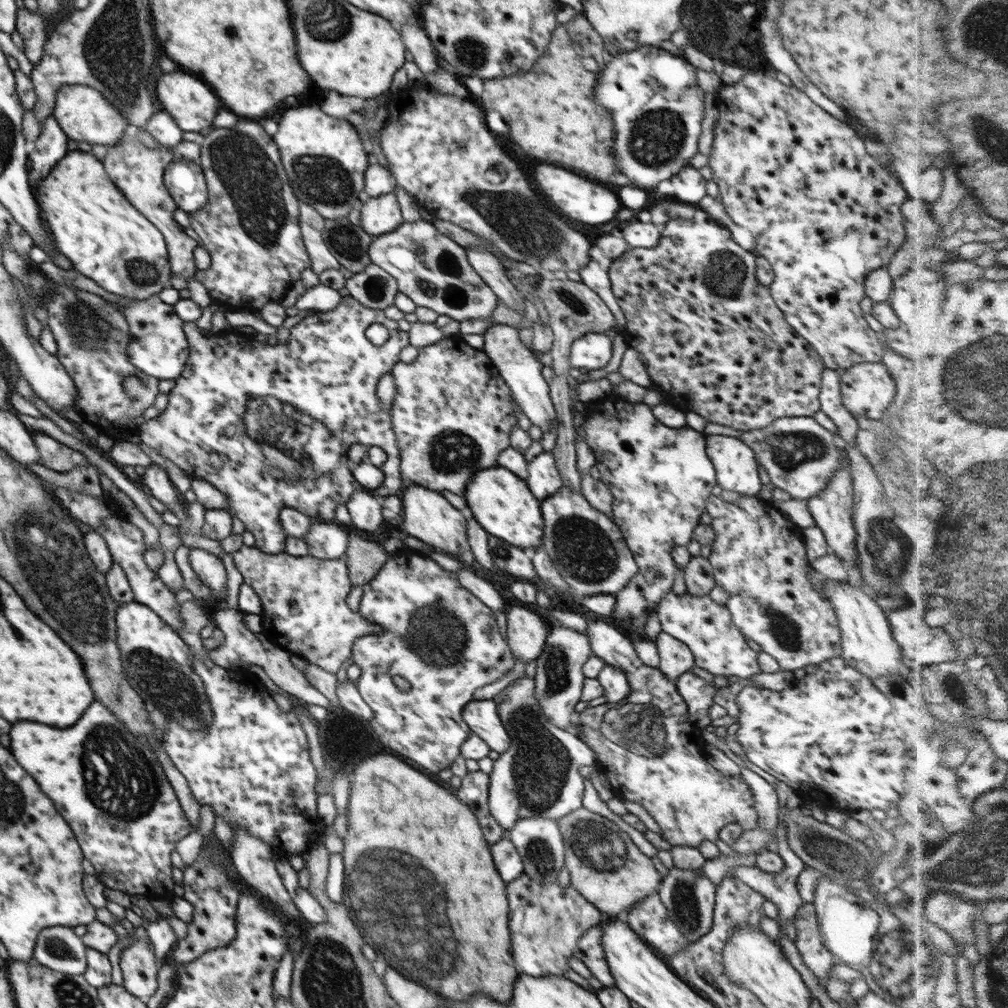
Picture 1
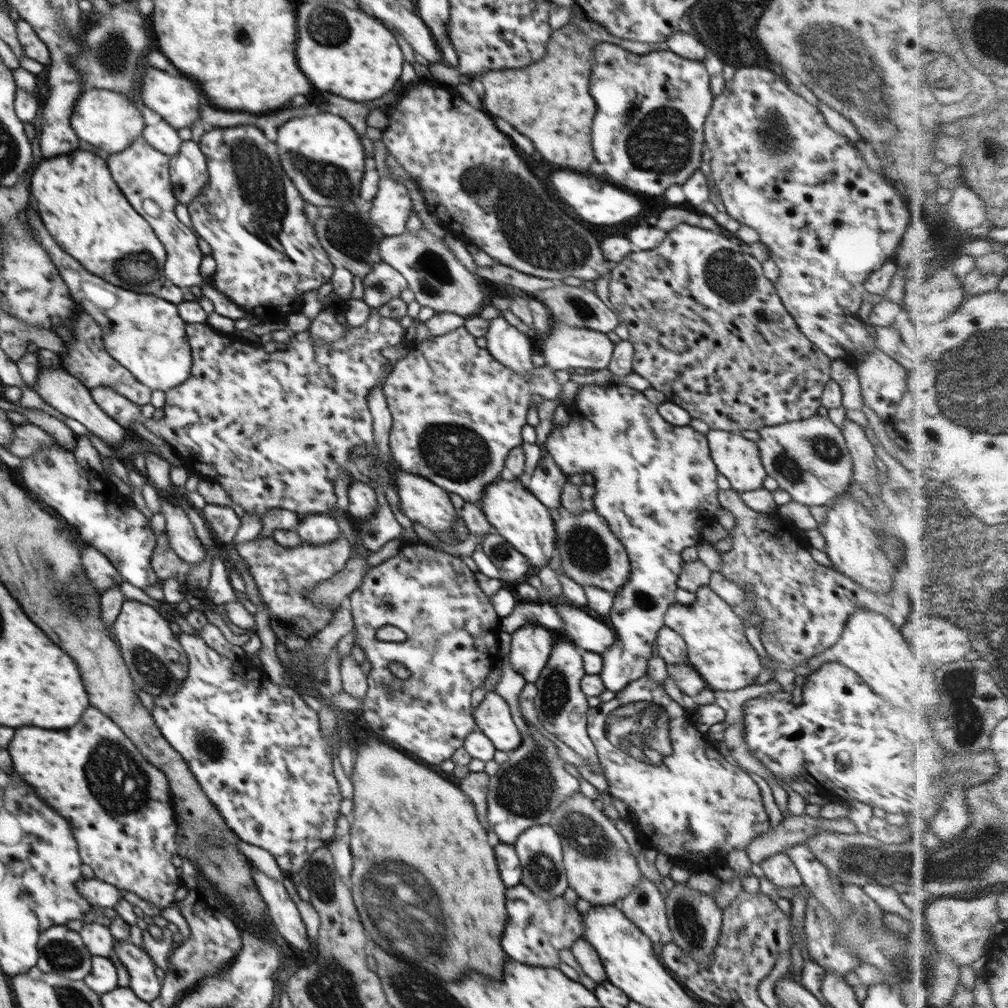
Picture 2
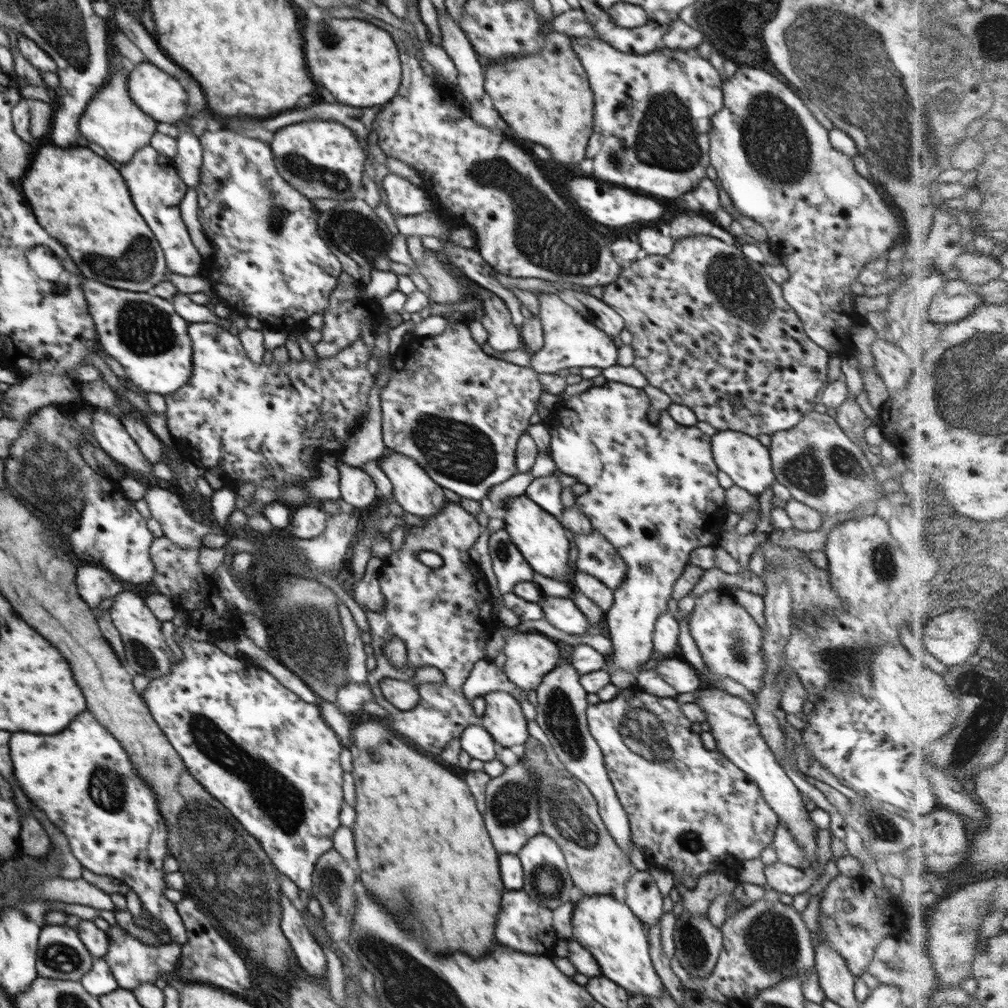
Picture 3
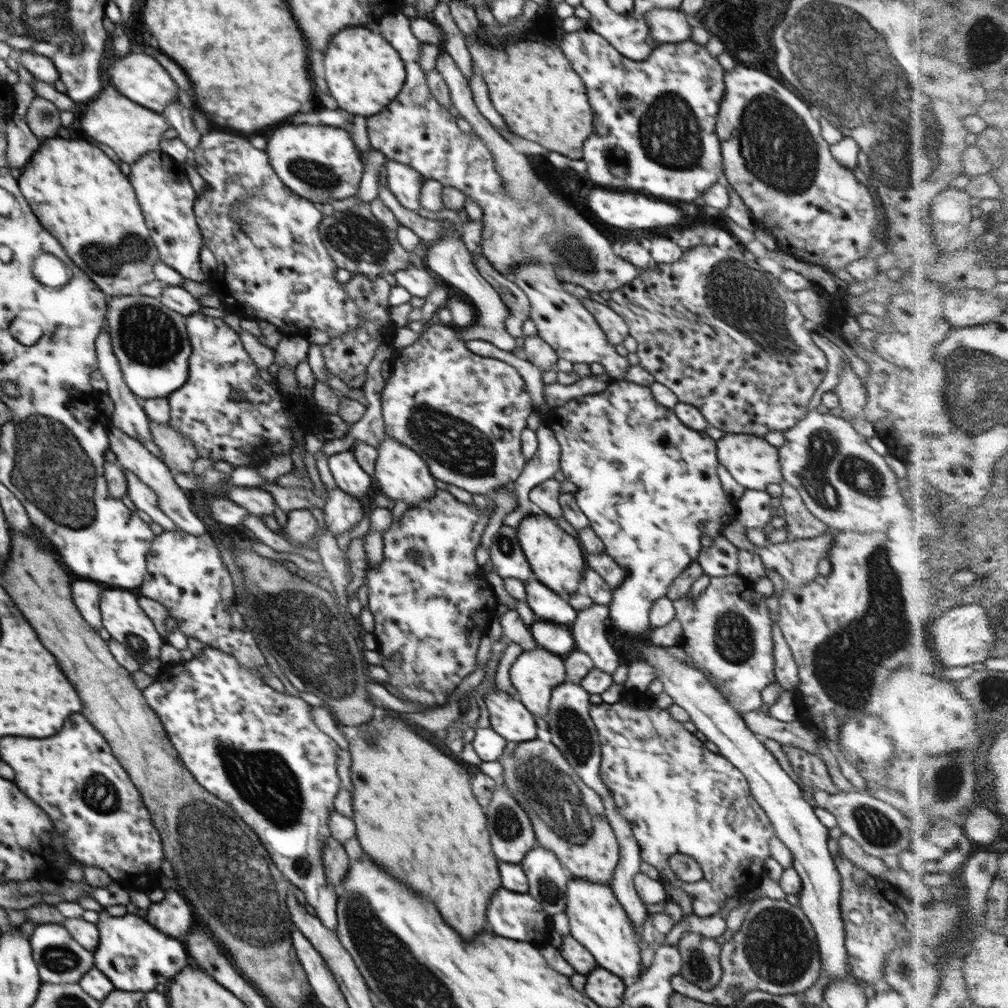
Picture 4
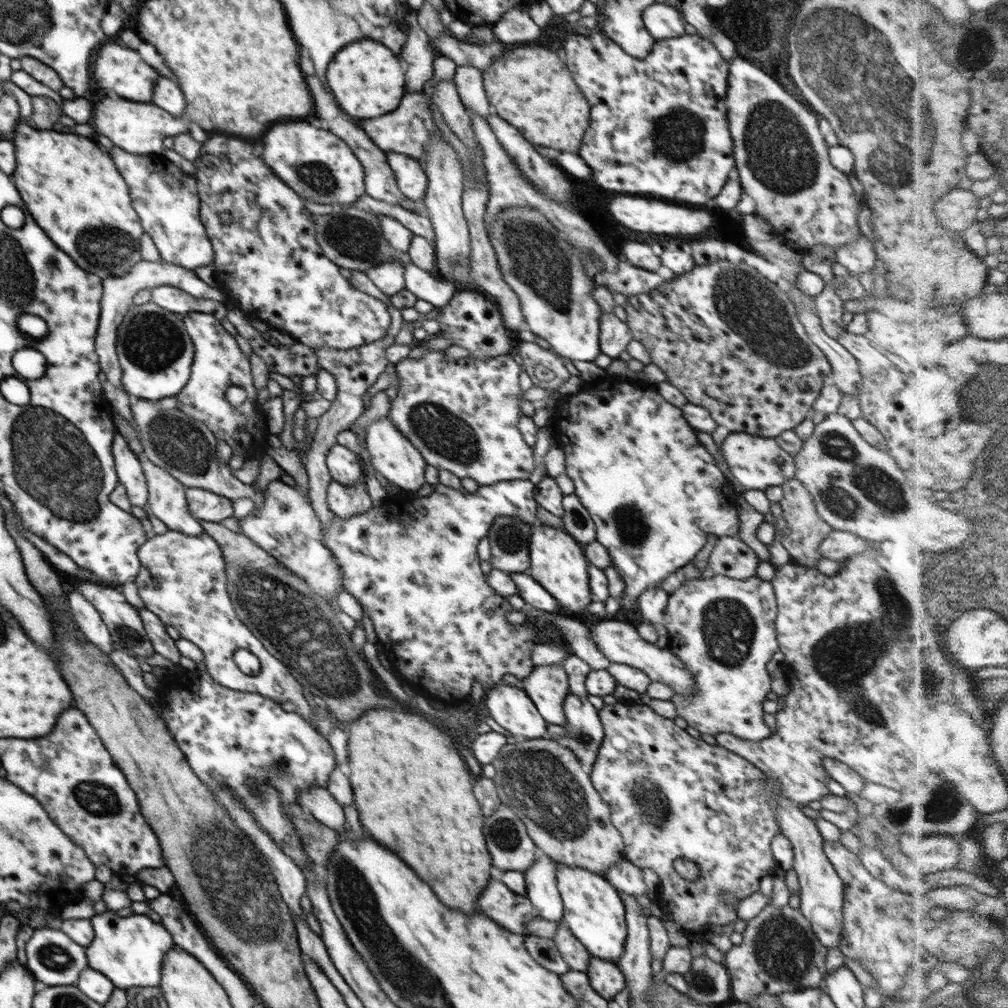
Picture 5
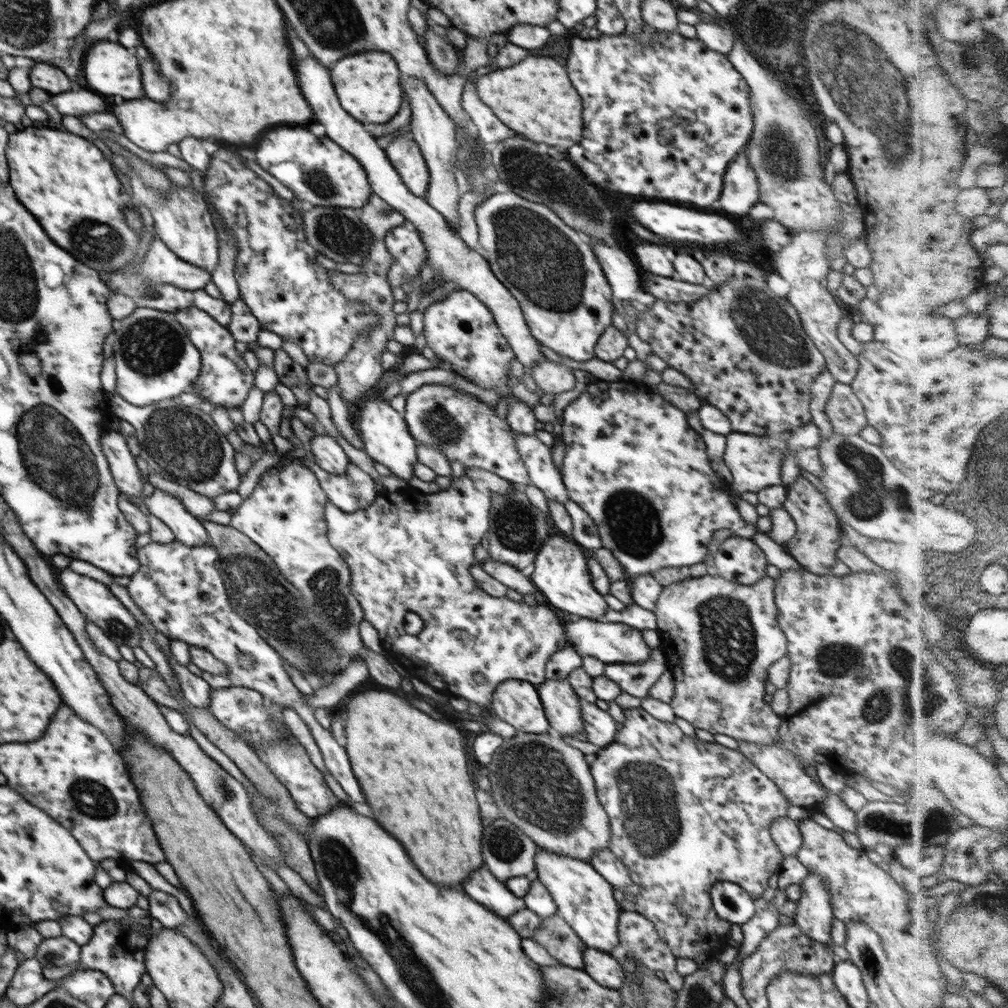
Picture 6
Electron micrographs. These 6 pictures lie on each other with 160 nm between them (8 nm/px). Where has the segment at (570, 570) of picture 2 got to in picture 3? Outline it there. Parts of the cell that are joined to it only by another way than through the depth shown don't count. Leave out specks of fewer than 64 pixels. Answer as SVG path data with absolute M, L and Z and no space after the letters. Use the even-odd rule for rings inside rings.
M599 531L588 535L574 534L574 544L578 550L576 570L596 577L604 586L614 591L627 576L627 565L618 551Z

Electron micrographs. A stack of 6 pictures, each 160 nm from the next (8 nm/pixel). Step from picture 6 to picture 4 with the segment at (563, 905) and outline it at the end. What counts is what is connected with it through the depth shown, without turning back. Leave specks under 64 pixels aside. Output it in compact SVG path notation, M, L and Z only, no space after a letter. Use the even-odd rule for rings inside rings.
M570 879L566 887L565 913L569 918L570 935L592 953L598 967L609 970L627 983L644 972L645 967L641 964L642 939L637 936L627 912L610 885Z

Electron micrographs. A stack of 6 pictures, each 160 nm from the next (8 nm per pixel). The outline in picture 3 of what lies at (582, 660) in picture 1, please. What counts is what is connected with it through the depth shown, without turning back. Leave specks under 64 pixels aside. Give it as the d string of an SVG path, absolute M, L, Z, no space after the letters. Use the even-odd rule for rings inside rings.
M570 659L561 660L562 662L558 663L556 668L547 676L544 676L542 682L538 685L538 706L536 707L537 715L535 720L550 740L550 744L554 748L554 754L564 764L564 768L590 789L596 799L599 815L608 832L624 851L624 854L629 857L631 825L609 779L601 748L590 734L586 714L590 705L586 701L587 693L580 684L580 674L572 667Z

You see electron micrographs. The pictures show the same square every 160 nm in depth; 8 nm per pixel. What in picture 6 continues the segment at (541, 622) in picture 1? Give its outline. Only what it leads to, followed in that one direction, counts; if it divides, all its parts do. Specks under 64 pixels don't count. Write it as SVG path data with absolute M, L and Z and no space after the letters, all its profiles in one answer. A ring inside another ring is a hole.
M548 678L542 684L535 685L535 687L542 701L545 715L549 720L549 725L556 732L559 732L561 736L584 733L584 719L580 710L581 699L578 698L567 678L562 680L550 680Z

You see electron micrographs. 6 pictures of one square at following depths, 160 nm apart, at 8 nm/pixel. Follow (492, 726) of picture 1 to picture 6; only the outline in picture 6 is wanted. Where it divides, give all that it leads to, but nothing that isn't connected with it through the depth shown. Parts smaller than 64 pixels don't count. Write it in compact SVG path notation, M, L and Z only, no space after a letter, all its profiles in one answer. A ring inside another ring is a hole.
M525 680L501 682L493 692L492 715L511 724L517 731L530 734L548 733L549 720L537 688Z

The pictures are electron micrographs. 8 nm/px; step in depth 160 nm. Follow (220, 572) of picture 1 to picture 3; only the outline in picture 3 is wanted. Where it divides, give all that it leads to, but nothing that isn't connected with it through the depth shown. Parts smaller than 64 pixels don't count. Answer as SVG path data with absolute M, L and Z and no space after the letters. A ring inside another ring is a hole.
M168 485L146 487L143 499L152 518L160 524L164 536L178 548L199 550L203 546L201 539L208 533L216 532L215 528L195 522L187 515L181 499Z

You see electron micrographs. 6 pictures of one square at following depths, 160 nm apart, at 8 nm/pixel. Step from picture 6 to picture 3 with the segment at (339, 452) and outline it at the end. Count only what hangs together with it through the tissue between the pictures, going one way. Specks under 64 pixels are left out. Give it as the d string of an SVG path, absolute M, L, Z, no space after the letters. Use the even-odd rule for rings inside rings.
M338 460L340 498L348 508L363 509L376 502L375 482L363 468L353 467Z

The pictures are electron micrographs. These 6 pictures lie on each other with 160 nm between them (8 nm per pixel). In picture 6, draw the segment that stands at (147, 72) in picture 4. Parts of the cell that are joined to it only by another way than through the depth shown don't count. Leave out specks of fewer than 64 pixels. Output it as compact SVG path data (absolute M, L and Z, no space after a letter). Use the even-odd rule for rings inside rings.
M114 38L110 42L98 42L88 50L88 54L84 58L84 76L86 76L88 84L102 94L122 96L127 100L143 98L145 94L142 73L140 73L140 61L141 59L126 50L124 46L116 44Z

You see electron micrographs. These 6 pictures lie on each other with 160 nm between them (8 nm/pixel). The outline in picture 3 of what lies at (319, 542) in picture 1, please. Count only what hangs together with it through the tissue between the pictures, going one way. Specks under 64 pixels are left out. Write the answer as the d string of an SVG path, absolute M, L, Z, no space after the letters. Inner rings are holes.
M313 504L292 509L291 533L298 539L312 539L320 536L328 524L327 513Z

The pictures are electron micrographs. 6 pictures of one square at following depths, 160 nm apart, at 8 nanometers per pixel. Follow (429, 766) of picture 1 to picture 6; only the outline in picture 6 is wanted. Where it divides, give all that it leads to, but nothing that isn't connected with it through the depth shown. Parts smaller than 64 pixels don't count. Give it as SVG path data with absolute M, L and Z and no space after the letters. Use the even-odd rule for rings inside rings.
M469 468L463 471L460 477L453 477L450 487L438 491L438 493L423 493L409 484L402 490L397 490L393 495L390 491L383 490L377 495L375 501L365 509L357 510L356 512L342 512L340 508L334 506L330 501L325 504L325 520L328 528L328 540L332 544L332 548L338 552L344 560L345 564L351 570L351 592L352 596L358 600L363 608L365 619L376 628L381 640L381 644L385 650L396 650L398 654L403 654L410 660L418 660L422 662L422 666L426 668L428 674L444 674L446 678L442 678L444 683L448 684L448 694L460 696L469 701L476 702L484 707L490 707L492 702L493 692L496 687L504 681L510 679L525 680L530 684L542 684L547 678L545 677L546 663L556 654L557 650L567 646L567 640L564 630L565 617L556 610L552 610L550 606L544 604L534 604L528 606L522 602L509 601L507 597L497 598L490 596L480 589L480 586L472 578L471 567L476 564L474 550L480 544L483 536L489 530L489 510L492 506L492 496L496 494L508 494L512 489L520 489L518 483L512 483L509 480L504 480L501 476L488 472L482 469ZM412 611L418 614L423 622L423 627L416 635L408 634L404 629L404 615ZM474 674L482 674L486 678L485 682L477 682L474 680Z

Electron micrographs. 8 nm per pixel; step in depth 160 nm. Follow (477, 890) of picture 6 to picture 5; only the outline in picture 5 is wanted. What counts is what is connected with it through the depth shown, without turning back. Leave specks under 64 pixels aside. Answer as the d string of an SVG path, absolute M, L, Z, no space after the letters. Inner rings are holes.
M490 880L478 900L482 912L490 916L502 928L525 935L530 920L535 919L537 910L526 895L512 892L503 882Z

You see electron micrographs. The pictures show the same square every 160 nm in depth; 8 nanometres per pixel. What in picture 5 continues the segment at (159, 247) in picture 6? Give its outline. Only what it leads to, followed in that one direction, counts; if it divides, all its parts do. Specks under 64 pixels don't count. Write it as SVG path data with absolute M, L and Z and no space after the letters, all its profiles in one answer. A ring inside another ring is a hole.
M140 259L138 263L133 264L128 269L127 274L123 277L105 278L103 280L103 295L101 298L99 326L95 340L95 351L99 356L101 370L105 372L107 380L122 390L122 371L116 348L118 326L125 317L125 314L130 310L133 296L136 296L139 290L164 285L174 286L195 297L217 300L218 302L224 300L224 295L222 295L222 291L218 287L212 287L204 283L194 271L176 266L176 264L170 264L162 259L158 262Z

